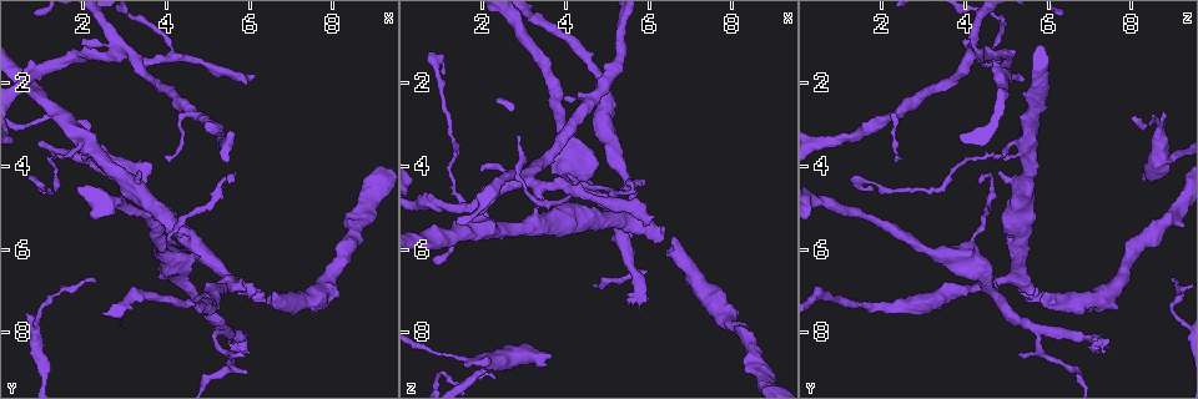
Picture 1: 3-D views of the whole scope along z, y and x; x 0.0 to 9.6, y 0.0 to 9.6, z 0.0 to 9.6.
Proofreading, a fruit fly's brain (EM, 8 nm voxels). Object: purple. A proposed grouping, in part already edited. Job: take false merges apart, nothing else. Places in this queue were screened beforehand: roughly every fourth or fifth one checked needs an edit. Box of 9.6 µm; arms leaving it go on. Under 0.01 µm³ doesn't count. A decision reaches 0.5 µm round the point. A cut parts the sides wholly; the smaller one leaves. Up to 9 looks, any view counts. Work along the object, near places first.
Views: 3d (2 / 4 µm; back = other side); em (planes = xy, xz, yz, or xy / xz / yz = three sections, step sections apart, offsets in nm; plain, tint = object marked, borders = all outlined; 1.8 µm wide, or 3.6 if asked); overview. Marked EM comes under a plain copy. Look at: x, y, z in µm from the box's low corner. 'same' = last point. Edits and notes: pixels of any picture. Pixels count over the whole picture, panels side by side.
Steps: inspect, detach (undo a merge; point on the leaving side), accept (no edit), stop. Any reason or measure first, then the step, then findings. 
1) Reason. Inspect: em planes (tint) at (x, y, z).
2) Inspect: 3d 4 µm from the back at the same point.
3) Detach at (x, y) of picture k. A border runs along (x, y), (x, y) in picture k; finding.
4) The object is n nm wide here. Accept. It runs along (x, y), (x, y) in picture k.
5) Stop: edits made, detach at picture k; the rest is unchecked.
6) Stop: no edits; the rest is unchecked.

Three-way junction. Inspect: em yz step 16 (tint) at (2.40, 3.70, 8.70).

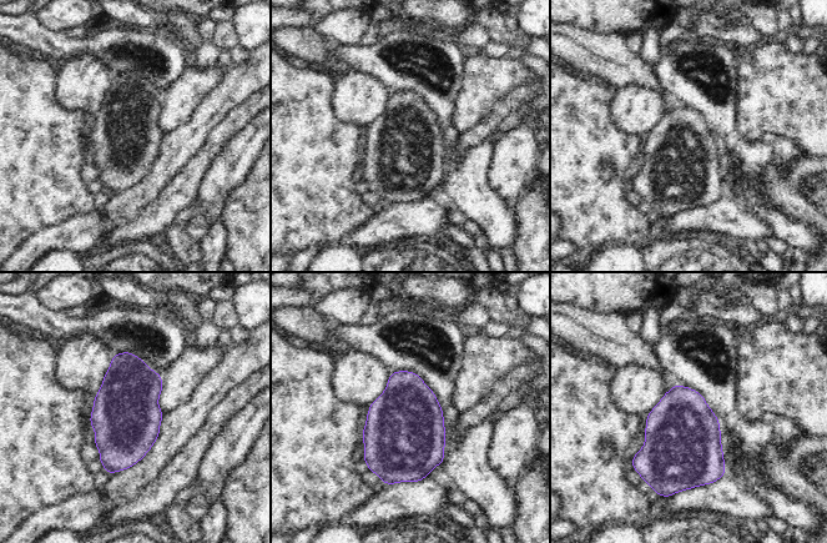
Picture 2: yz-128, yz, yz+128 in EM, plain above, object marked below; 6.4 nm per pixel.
Another direction. Inspect: em planes (tint) at the same point.

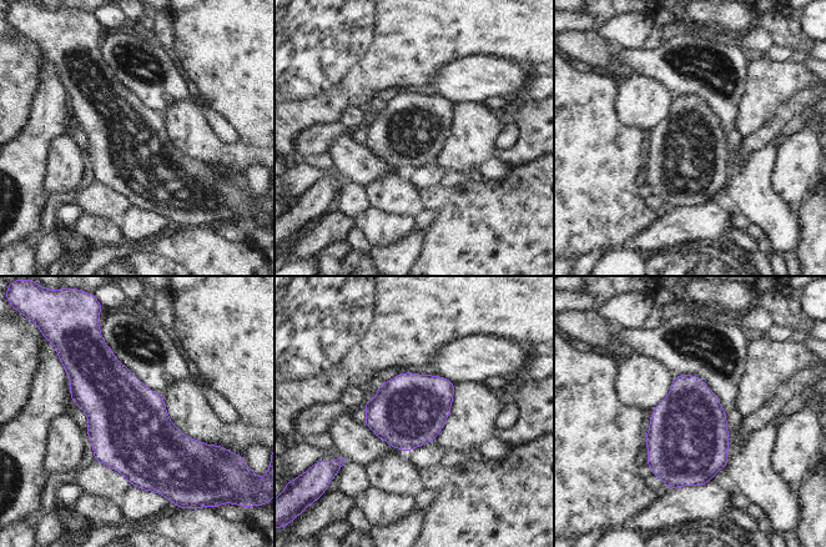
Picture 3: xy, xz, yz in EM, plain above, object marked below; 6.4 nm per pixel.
The object is 480 nm wide here. Accept. All the same cell.

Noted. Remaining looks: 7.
Abrupt turn. Inspect: em planes (tint) at (2.80, 1.30, 4.45).

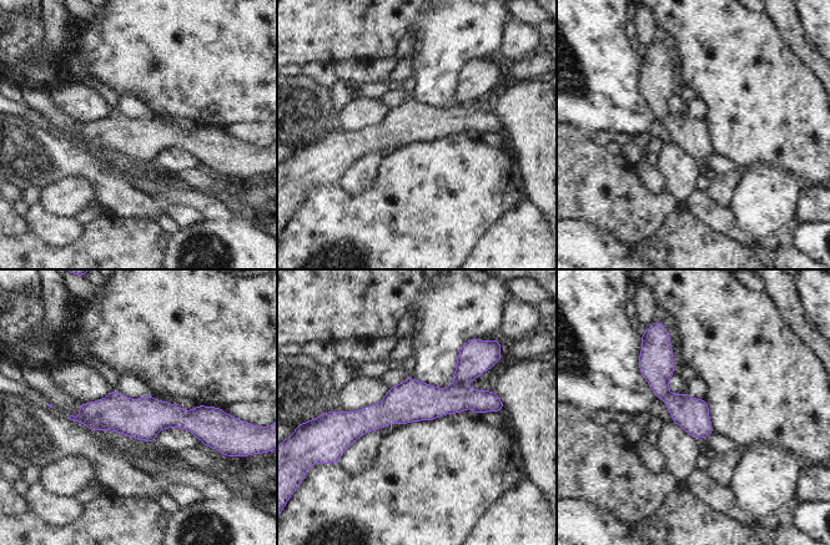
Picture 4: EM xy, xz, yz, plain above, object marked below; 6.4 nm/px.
Detach at (423, 402) of picture 4. Two cells meet here.

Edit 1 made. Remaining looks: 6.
Inspect: overview.

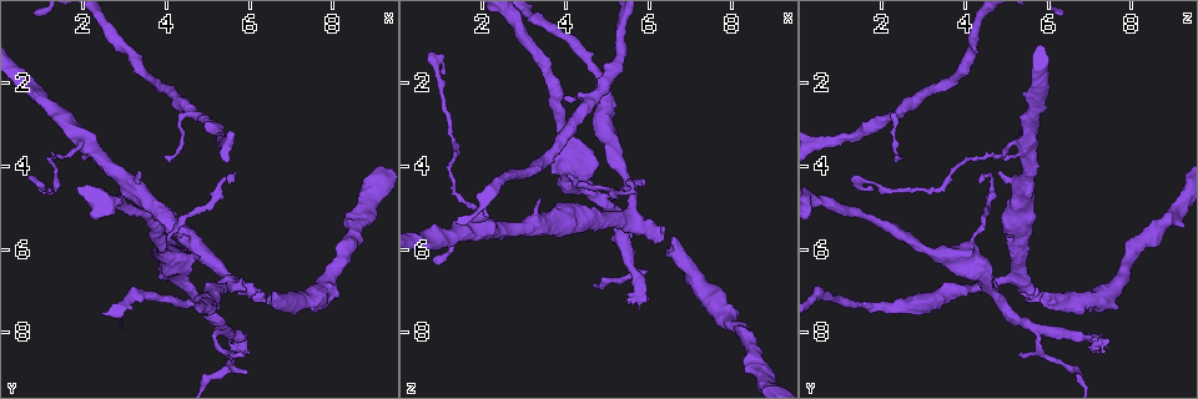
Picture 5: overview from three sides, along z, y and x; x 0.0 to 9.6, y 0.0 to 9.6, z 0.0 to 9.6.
Abrupt turn. Inspect: 3d 4 µm at (5.45, 6.75, 4.60).

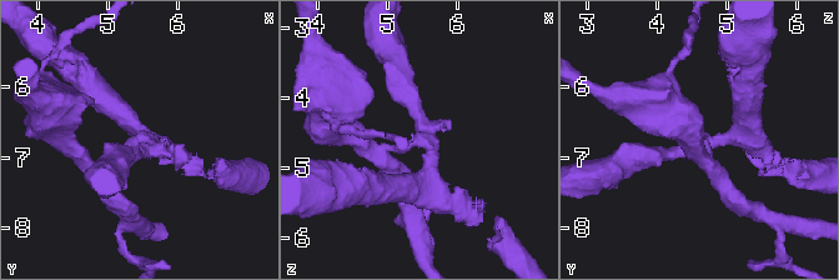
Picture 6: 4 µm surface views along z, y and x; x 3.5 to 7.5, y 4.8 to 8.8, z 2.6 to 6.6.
Inspect: em yz step 4 (tint) at (5.50, 6.80, 4.60).

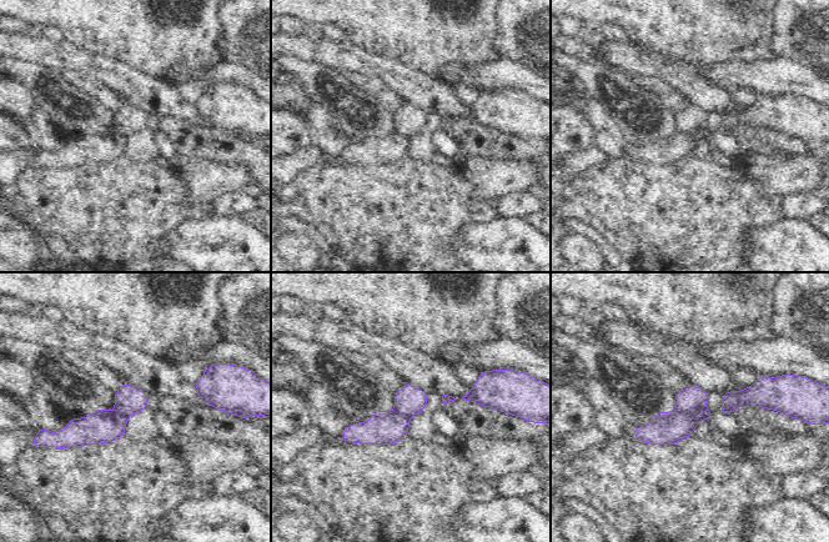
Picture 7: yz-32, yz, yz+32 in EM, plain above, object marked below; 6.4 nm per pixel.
Cut it another way. Inspect: em planes (tint) at the same point.

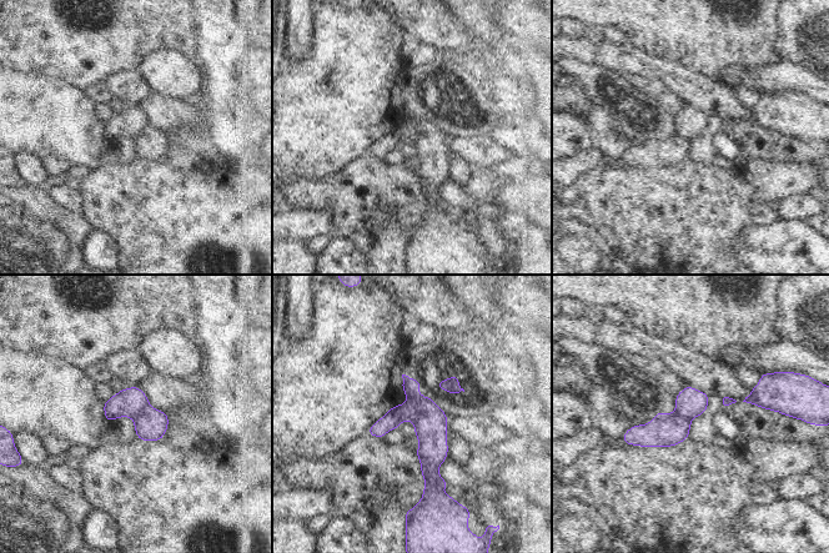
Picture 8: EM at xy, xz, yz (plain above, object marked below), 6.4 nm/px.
The object is 200 nm wide here. Detach at (393, 417) of picture 8. The part that leaves runs along (412, 406), (372, 432) in picture 8; a second cell is stuck on.

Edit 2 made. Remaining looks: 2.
Stop: edits made, detach at picture 4, detach at picture 8; the rest is unchecked.

